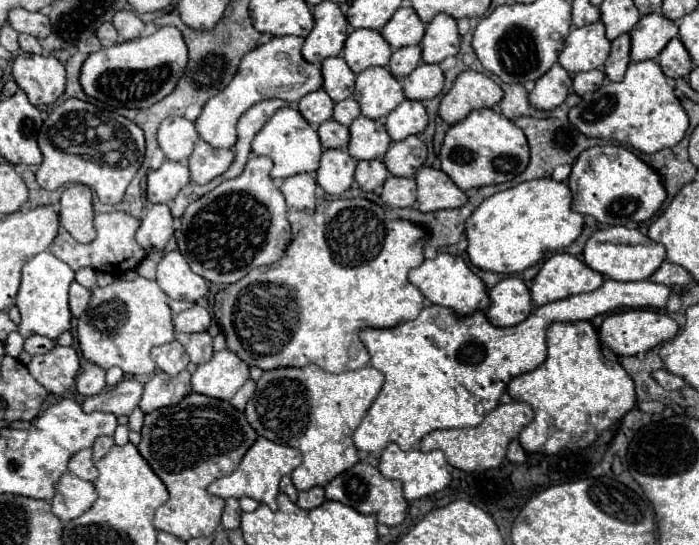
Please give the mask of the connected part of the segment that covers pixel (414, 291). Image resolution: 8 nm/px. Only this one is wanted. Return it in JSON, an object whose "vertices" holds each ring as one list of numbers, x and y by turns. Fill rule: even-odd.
{"vertices":[[358,197,358,199,324,199,316,207,314,213,290,211,288,221,292,225,294,239,290,241,290,245,282,257,282,263,278,263,274,267,266,267,266,269,256,267,246,277,242,277,238,283,232,283,228,289,218,291,218,295,216,295,216,301,214,301,216,313,214,315,220,321,222,331,226,331,228,349,238,353,238,357,242,357,242,361,246,361,250,367,260,367,264,371,276,369,276,367,304,367,308,363,316,363,318,367,326,369,328,373,344,373,344,371,354,371,354,369,368,365,370,353,358,337,360,329,364,329,364,327,394,327,400,321,410,321,410,319,418,317,420,309,424,307,424,295,416,285,412,285,408,281,408,271,418,267,424,261,424,249,416,249,416,245,426,241,428,231,422,225,406,221,406,219,394,219,394,221,386,219,384,209,378,203,374,203,370,199,362,199,362,197]]}

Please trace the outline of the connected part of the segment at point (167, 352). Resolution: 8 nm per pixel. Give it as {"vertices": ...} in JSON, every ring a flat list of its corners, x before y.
{"vertices":[[178,341,154,347,152,359,154,359,156,367,168,375,178,375,190,363,190,359,186,357,186,349,182,349,182,345]]}

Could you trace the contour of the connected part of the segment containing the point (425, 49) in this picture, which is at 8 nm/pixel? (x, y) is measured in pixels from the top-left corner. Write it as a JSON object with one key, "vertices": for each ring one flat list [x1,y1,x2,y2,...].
{"vertices":[[438,13,426,27,422,39,422,59,426,63,440,63,448,55,460,51,460,33,456,19,448,13]]}

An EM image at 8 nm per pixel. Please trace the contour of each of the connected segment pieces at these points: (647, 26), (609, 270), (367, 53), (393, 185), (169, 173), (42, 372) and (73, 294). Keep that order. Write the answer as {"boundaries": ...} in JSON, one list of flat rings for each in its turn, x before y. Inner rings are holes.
{"boundaries":[[[648,13,644,15,638,25,630,31,632,37,632,61,656,59,660,51,666,47,670,39,678,35,678,25,664,15]],[[622,225,598,229,584,247,584,261,594,271,600,271,608,279,616,281,642,281,650,279,666,259,666,247,642,235,638,229,626,229]],[[356,29,348,35,342,57,354,73,360,73,372,65,386,65,390,61,392,47,376,29]],[[390,175,384,181,380,197,388,207,412,207,416,203,416,181,414,181,414,177]],[[164,161,160,169,148,173,146,197,152,203,170,203,178,191,190,183,188,165,182,161]],[[54,347,44,355,34,355,28,363,32,377,50,393,62,395,70,389,80,369,80,357,74,347]],[[76,281,72,283,72,287,70,287,70,311,72,311,72,315,74,315,76,319,82,317,82,313,86,311,90,297,92,297,90,289,82,287,82,285,76,283]]]}

